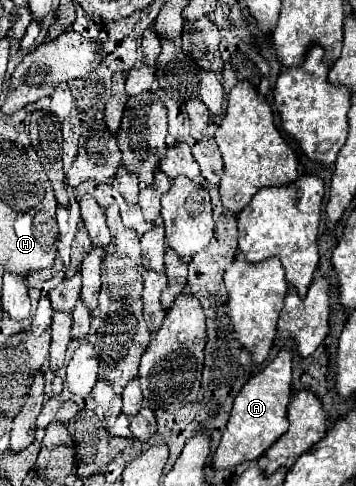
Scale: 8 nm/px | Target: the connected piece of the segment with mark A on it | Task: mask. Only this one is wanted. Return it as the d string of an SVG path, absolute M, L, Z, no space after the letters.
M284 348L262 372L246 382L234 400L230 420L222 432L222 440L212 458L214 470L226 470L250 460L258 460L286 430L288 430L288 404L292 380L292 352Z

